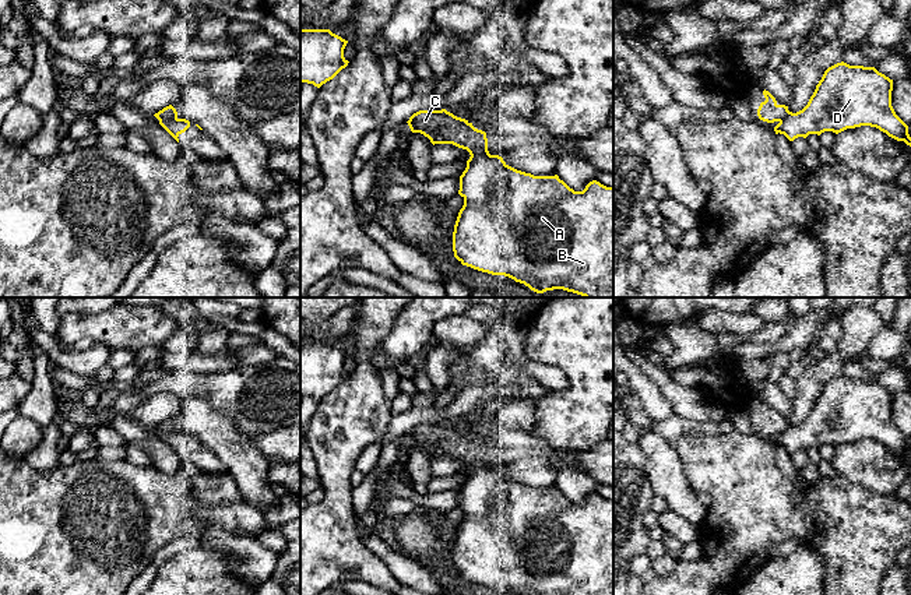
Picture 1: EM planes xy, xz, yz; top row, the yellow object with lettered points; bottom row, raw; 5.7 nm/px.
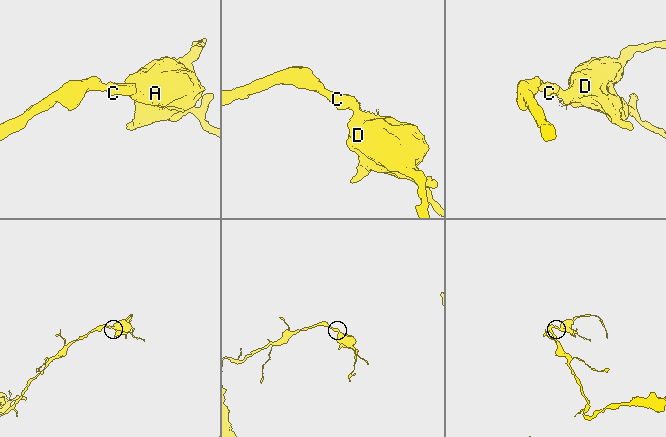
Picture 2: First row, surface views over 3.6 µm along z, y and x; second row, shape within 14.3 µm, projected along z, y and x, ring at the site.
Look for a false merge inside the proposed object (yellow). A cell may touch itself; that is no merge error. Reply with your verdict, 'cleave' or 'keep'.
cleave

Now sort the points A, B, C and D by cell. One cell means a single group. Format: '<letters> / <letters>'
A B D / C

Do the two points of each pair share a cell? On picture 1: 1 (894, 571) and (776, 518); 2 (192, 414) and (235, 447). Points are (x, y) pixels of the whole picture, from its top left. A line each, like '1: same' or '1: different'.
1: different
2: same

